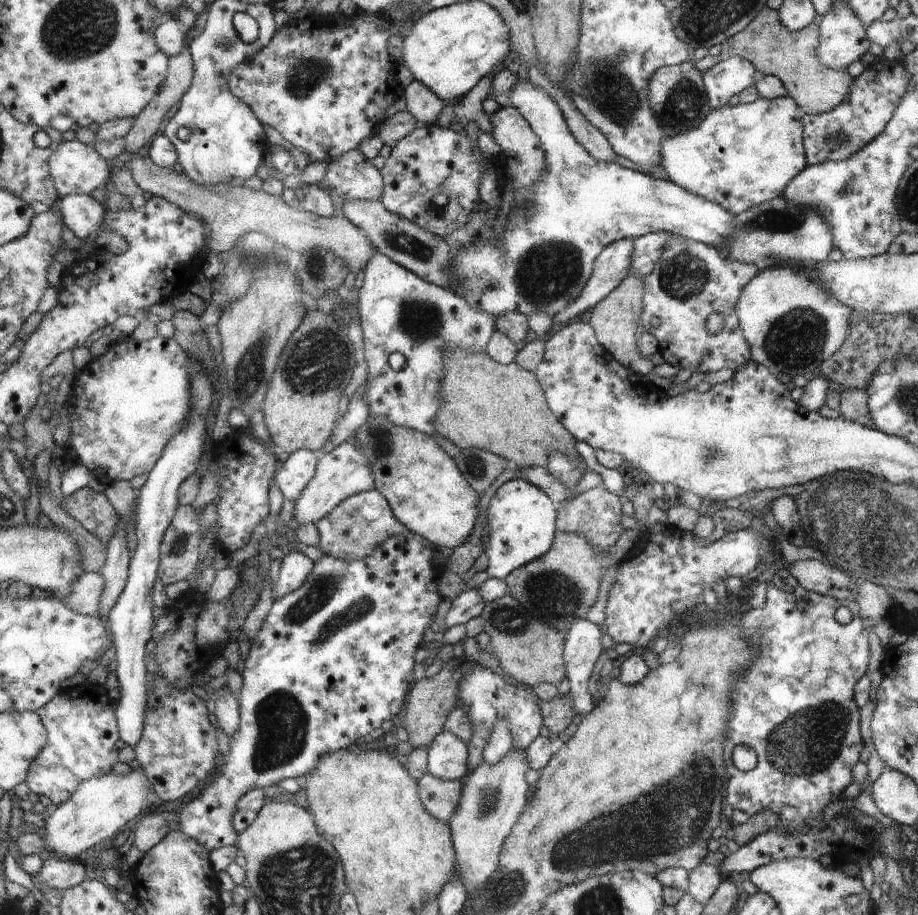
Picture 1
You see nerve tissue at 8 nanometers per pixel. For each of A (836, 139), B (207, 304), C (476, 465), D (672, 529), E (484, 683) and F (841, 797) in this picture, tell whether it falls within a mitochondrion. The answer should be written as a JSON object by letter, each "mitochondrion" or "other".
{"A":"mitochondrion","B":"other","C":"mitochondrion","D":"other","E":"other","F":"other"}

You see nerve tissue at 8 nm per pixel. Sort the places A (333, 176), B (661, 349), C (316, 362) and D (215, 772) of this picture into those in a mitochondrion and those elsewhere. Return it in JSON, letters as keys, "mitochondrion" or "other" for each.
{"A":"other","B":"other","C":"mitochondrion","D":"other"}

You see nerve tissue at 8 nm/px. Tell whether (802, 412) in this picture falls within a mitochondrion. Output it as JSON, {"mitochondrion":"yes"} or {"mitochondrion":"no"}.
{"mitochondrion":"no"}

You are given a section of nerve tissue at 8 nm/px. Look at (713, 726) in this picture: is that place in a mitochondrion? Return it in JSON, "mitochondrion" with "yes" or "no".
{"mitochondrion":"no"}

